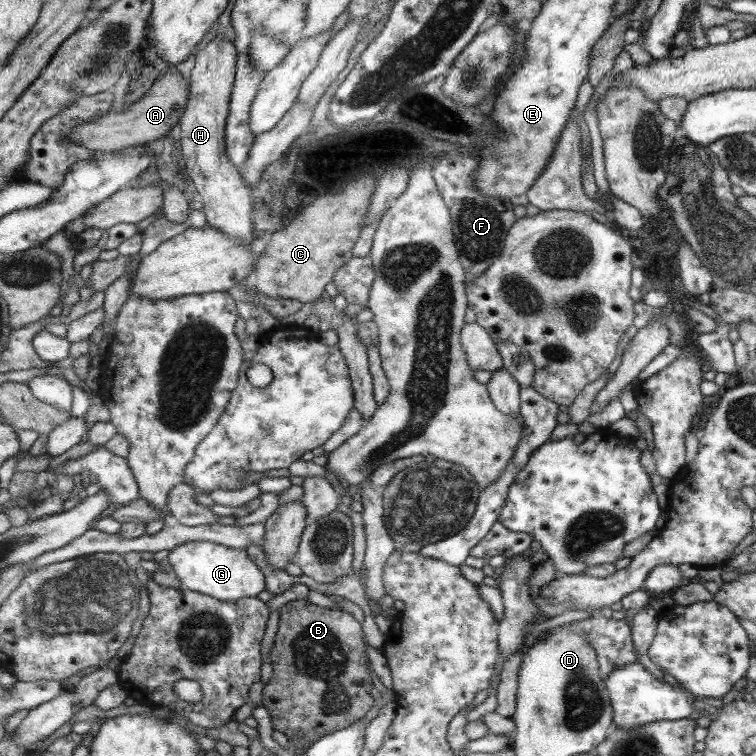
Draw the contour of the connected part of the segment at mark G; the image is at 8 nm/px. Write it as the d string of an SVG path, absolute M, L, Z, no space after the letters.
M212 541L180 544L170 551L166 561L181 580L182 588L212 596L220 601L236 602L245 598L256 598L266 588L264 572L258 568L245 550L228 548Z

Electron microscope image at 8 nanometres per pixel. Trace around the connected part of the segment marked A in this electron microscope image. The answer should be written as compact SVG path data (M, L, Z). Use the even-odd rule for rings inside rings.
M169 69L166 74L156 80L151 90L140 100L136 101L122 113L110 112L101 120L92 123L81 123L74 131L69 132L69 137L86 148L100 153L125 150L134 146L143 146L153 140L166 137L180 124L180 118L187 108L189 97L189 79L176 71Z

